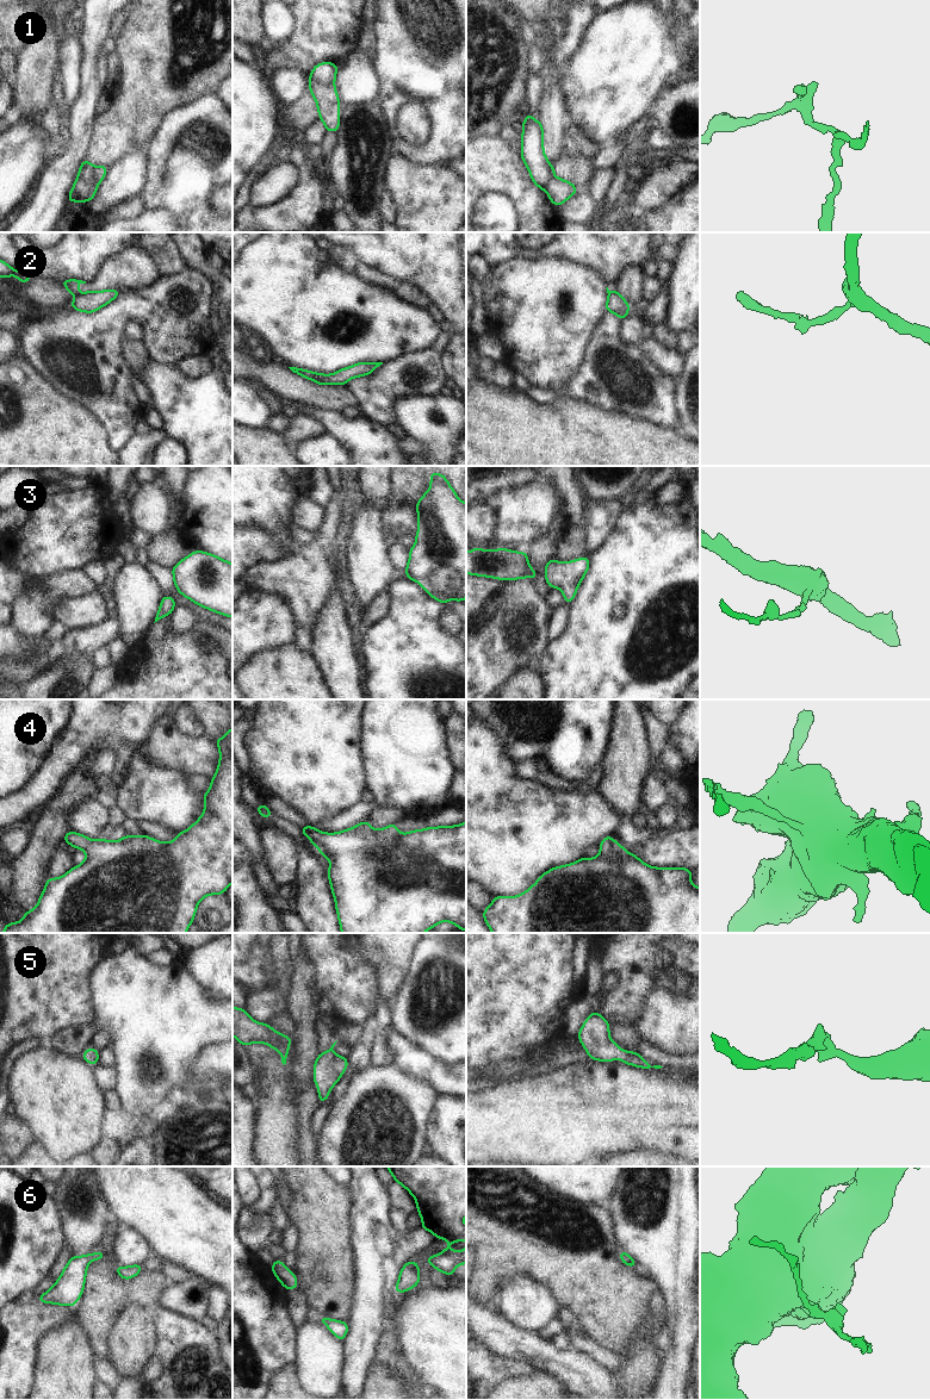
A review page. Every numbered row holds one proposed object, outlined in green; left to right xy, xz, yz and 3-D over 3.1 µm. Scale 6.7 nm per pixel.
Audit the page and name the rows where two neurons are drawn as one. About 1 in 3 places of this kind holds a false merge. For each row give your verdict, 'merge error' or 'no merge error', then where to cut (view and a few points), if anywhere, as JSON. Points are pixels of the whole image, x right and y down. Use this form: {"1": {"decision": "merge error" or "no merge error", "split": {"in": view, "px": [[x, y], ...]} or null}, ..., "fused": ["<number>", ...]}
{"1": {"decision": "merge error", "split": {"in": "xz", "px": [[310, 78], [318, 86], [326, 86], [334, 81]]}}, "2": {"decision": "merge error", "split": {"in": "xy", "px": [[97, 291], [75, 296]]}}, "3": {"decision": "no merge error", "split": null}, "4": {"decision": "no merge error", "split": null}, "5": {"decision": "no merge error", "split": null}, "6": {"decision": "no merge error", "split": null}, "fused": ["1", "2"]}

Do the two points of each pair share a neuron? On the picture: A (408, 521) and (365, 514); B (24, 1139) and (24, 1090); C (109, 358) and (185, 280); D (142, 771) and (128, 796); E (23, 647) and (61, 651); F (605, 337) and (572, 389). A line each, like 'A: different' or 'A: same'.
A: different
B: different
C: same
D: same
E: different
F: same

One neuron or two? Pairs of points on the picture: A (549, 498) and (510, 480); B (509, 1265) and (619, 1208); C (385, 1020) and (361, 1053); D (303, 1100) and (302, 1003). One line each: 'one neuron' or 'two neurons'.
A: two neurons
B: two neurons
C: two neurons
D: one neuron

